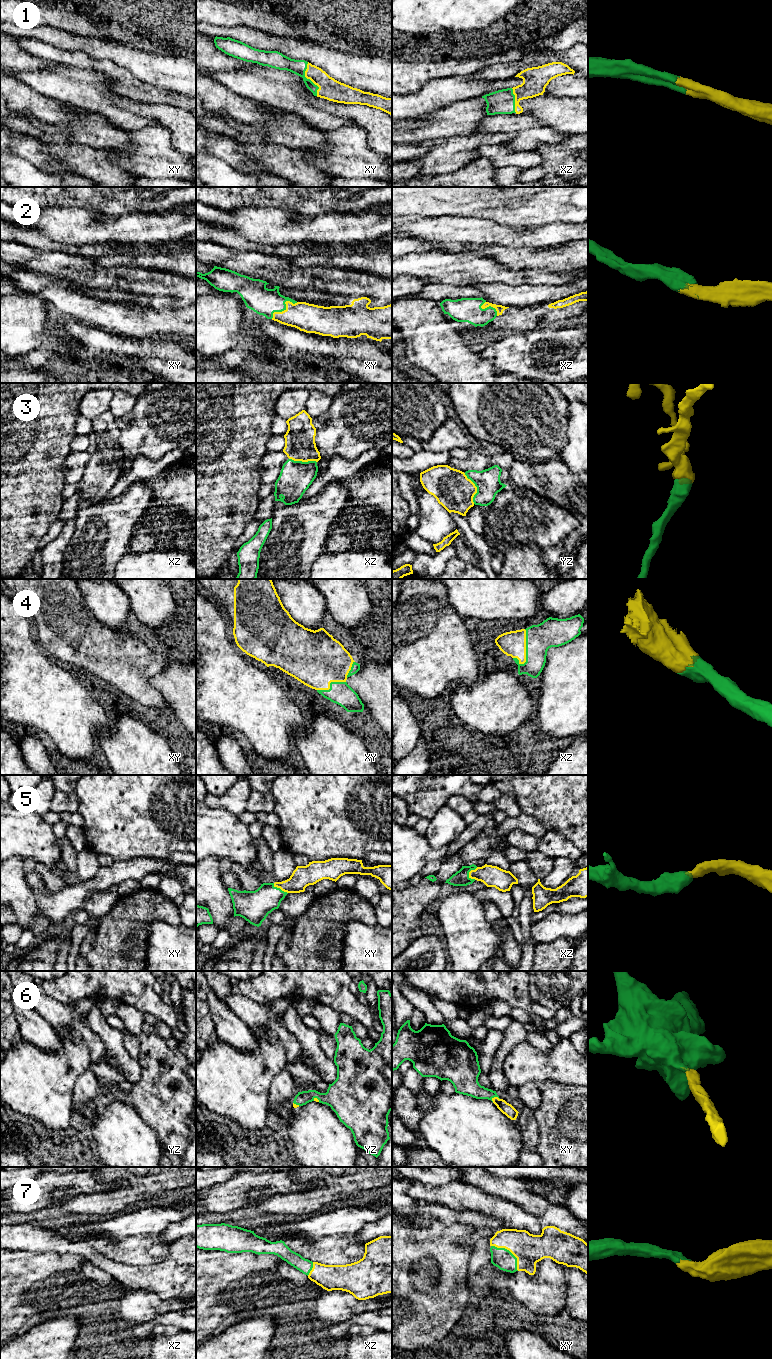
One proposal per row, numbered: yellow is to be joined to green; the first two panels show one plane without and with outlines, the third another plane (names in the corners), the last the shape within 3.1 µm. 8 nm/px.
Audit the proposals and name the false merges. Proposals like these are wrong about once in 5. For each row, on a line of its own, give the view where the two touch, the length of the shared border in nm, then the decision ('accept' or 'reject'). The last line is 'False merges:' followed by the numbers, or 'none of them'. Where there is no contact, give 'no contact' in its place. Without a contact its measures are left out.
1: contact in xy; length 280 nm; accept
2: contact in xy; length 260 nm; accept
3: contact in yz; length 260 nm; accept
4: contact in xz; length 300 nm; accept
5: contact in xz; length 120 nm; accept
6: contact in xy; length 70 nm; accept
7: contact in xy; length 300 nm; accept
False merges: none of them

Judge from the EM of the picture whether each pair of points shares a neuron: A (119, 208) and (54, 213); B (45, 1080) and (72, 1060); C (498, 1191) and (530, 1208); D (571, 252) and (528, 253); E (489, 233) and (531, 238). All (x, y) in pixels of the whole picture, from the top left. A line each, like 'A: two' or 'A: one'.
A: two
B: one
C: one
D: one
E: one

